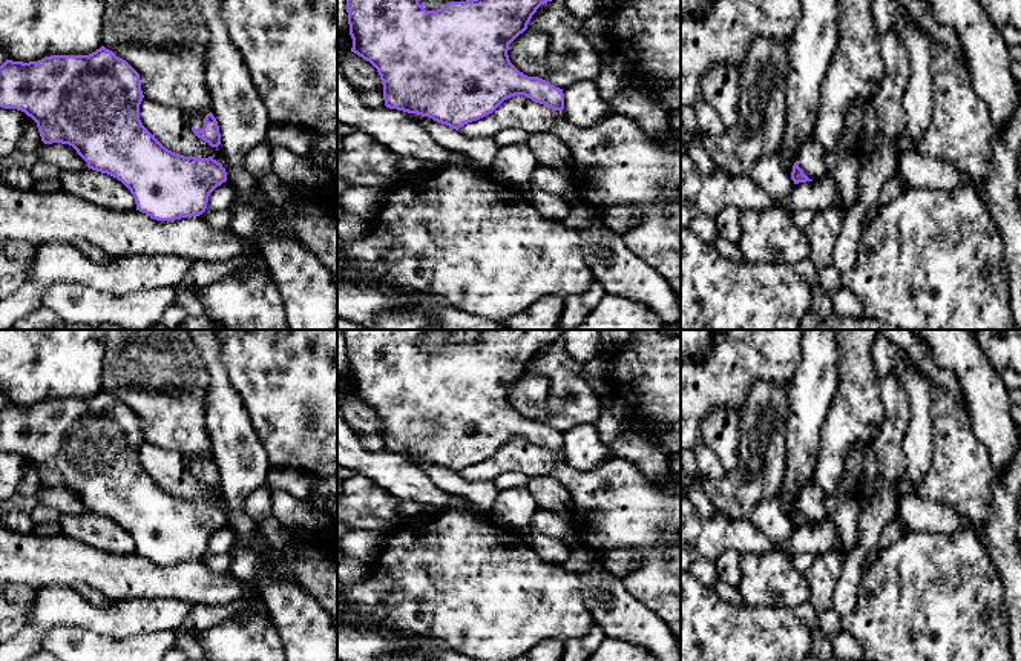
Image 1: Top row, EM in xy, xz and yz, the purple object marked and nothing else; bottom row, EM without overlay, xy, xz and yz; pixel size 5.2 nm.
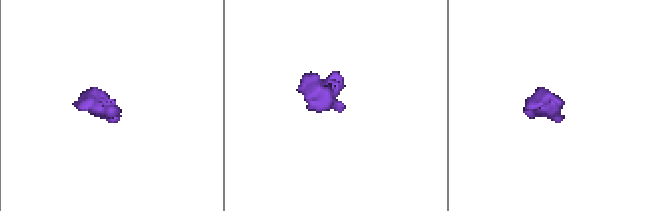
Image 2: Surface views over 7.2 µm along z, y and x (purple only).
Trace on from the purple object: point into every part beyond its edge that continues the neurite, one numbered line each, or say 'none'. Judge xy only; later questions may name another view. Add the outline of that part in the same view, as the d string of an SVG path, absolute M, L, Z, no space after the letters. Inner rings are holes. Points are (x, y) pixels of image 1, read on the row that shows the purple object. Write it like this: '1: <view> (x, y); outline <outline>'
1: xy (196, 120); outline M189 113L189 117L190 117L190 126L195 127L195 129L198 129L198 130L202 130L205 115L207 113Z

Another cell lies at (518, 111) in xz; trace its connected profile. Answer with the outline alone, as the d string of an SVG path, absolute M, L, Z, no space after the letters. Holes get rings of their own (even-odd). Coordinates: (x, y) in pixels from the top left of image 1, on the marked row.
M524 95L504 100L492 113L465 124L458 132L469 138L494 138L498 132L518 127L530 133L549 132L564 110L553 110Z

